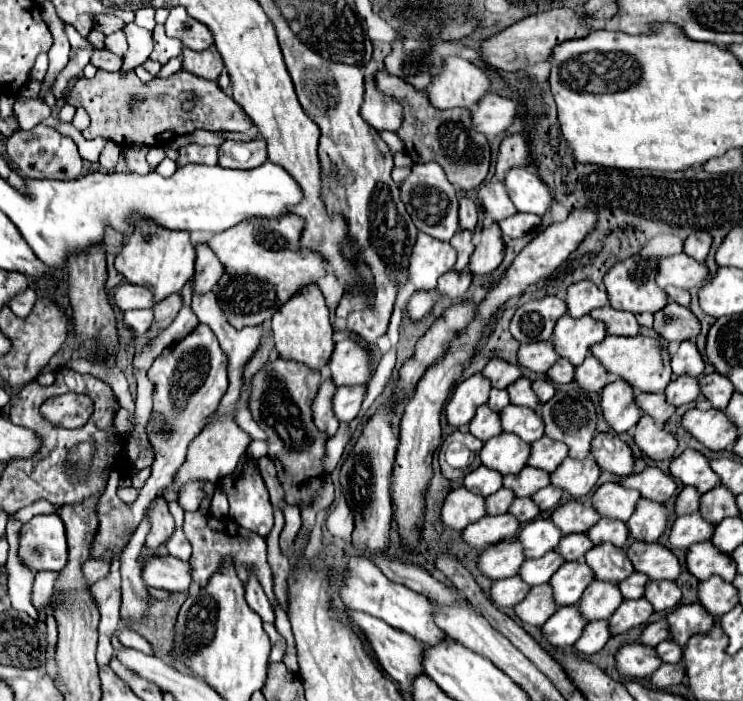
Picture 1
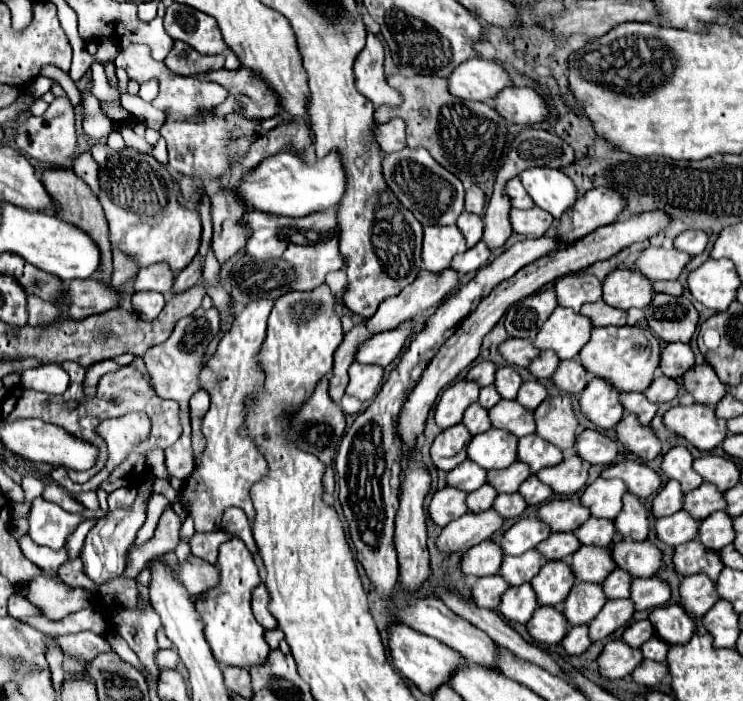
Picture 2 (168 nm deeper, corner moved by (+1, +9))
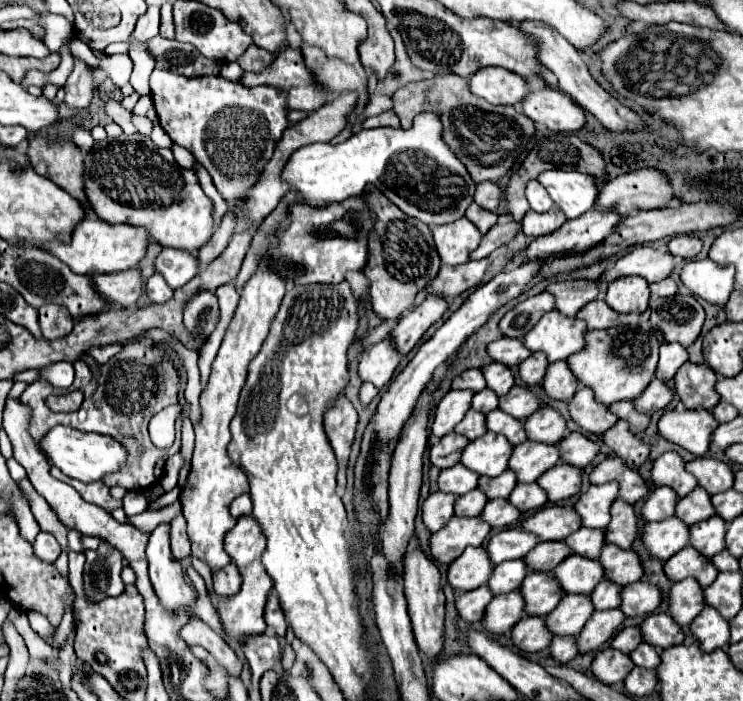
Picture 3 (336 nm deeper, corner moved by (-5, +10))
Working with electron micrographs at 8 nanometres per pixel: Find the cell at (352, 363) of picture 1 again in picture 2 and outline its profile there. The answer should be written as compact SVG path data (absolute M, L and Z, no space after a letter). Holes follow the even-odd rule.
M402 323L400 327L392 329L392 331L384 331L378 333L370 339L366 339L364 343L358 345L358 351L354 355L354 361L362 363L362 365L380 365L386 367L388 363L392 363L400 349L404 347L408 335L410 335L412 323Z

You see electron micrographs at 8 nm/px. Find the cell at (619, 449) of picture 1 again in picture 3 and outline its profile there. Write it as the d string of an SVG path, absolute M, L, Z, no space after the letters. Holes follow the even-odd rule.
M570 432L568 436L564 436L558 442L558 450L562 452L562 462L572 464L576 468L584 468L596 458L600 448L598 448L598 444L588 440L584 434Z

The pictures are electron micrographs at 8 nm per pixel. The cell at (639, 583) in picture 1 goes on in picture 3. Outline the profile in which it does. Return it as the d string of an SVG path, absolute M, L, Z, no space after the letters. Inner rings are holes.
M602 580L594 592L590 594L590 600L594 604L594 610L610 610L610 608L618 608L620 606L620 590L622 586Z

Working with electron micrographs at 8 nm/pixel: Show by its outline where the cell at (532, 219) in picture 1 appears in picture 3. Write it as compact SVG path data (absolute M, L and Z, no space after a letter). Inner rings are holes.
M554 206L552 210L548 210L544 214L530 210L522 220L522 230L530 238L538 238L538 236L546 236L546 234L558 230L564 222L566 222L566 216L558 206Z

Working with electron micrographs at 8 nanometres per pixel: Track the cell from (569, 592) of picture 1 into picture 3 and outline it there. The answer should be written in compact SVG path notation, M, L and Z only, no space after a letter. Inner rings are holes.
M528 572L518 592L524 598L524 612L528 616L546 616L562 598L562 588L546 572Z

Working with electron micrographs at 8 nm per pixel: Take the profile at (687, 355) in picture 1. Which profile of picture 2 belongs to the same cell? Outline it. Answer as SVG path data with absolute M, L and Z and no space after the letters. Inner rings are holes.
M670 343L662 351L662 361L660 361L660 371L668 377L680 379L682 373L694 367L694 353L688 343Z

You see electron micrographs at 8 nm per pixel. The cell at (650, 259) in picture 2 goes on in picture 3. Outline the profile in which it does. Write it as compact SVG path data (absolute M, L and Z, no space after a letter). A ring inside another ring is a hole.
M636 246L626 256L618 258L612 268L608 268L596 284L610 284L616 278L622 276L642 276L648 284L660 282L668 278L674 270L674 256L666 250L650 248L650 246Z

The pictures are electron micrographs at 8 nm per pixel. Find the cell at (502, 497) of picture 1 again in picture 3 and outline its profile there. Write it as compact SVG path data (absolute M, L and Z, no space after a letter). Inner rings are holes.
M474 488L466 496L458 496L458 500L454 502L454 514L456 516L466 516L466 518L478 516L484 510L486 502L488 502L488 498L484 496L484 492Z

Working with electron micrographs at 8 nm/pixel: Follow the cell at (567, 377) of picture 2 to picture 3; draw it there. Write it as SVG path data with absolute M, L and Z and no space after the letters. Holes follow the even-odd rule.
M560 360L560 362L554 362L548 366L546 376L542 380L542 388L548 398L568 402L574 396L574 392L578 390L578 380L570 372L568 364Z

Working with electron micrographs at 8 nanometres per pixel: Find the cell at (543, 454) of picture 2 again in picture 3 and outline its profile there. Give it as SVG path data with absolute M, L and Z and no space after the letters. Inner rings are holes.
M526 440L524 444L514 446L508 468L518 476L518 482L526 484L526 482L536 482L546 470L550 470L558 462L560 462L558 448Z

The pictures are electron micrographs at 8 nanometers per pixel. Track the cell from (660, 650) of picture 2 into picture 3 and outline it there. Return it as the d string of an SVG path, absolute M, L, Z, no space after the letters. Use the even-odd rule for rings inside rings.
M640 644L634 652L630 652L630 660L634 662L634 666L646 668L646 670L654 670L658 668L658 654L650 644Z

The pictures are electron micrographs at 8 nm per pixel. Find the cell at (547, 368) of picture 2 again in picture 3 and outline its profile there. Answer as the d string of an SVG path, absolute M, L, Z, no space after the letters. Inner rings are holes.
M534 352L530 354L520 366L518 366L518 376L522 378L522 382L526 382L528 386L532 384L540 384L544 378L544 372L548 368L548 360L542 352Z

